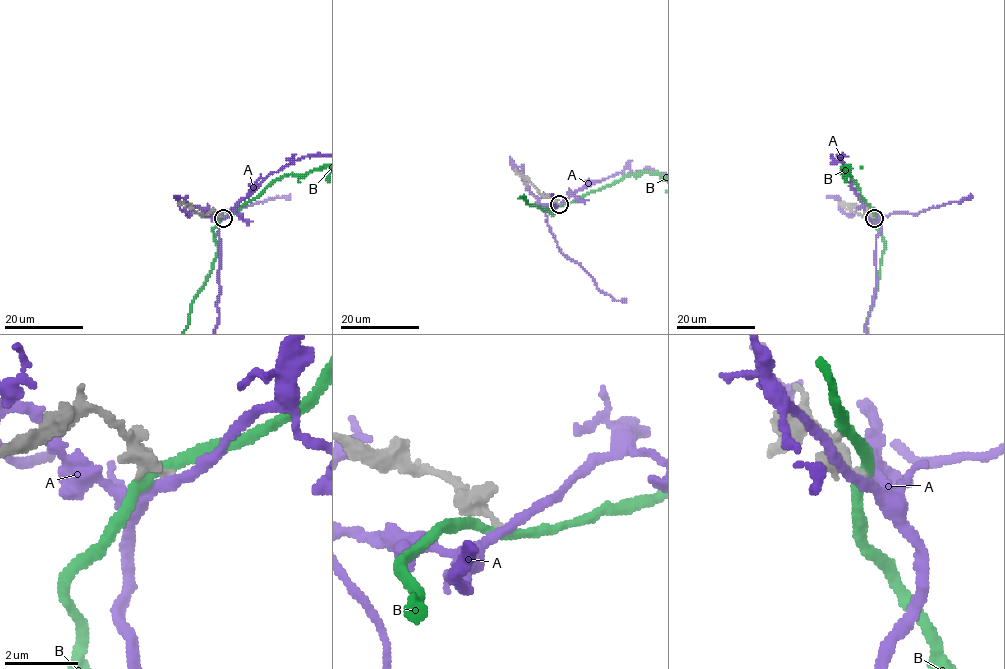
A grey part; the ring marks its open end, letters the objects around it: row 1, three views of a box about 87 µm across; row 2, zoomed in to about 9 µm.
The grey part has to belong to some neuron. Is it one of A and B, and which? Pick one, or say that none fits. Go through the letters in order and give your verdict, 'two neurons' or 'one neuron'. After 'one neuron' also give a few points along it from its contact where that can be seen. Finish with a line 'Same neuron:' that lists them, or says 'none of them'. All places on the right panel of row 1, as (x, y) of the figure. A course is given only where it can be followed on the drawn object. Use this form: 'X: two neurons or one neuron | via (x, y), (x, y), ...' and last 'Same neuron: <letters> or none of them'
A: two neurons
B: two neurons
Same neuron: none of them

